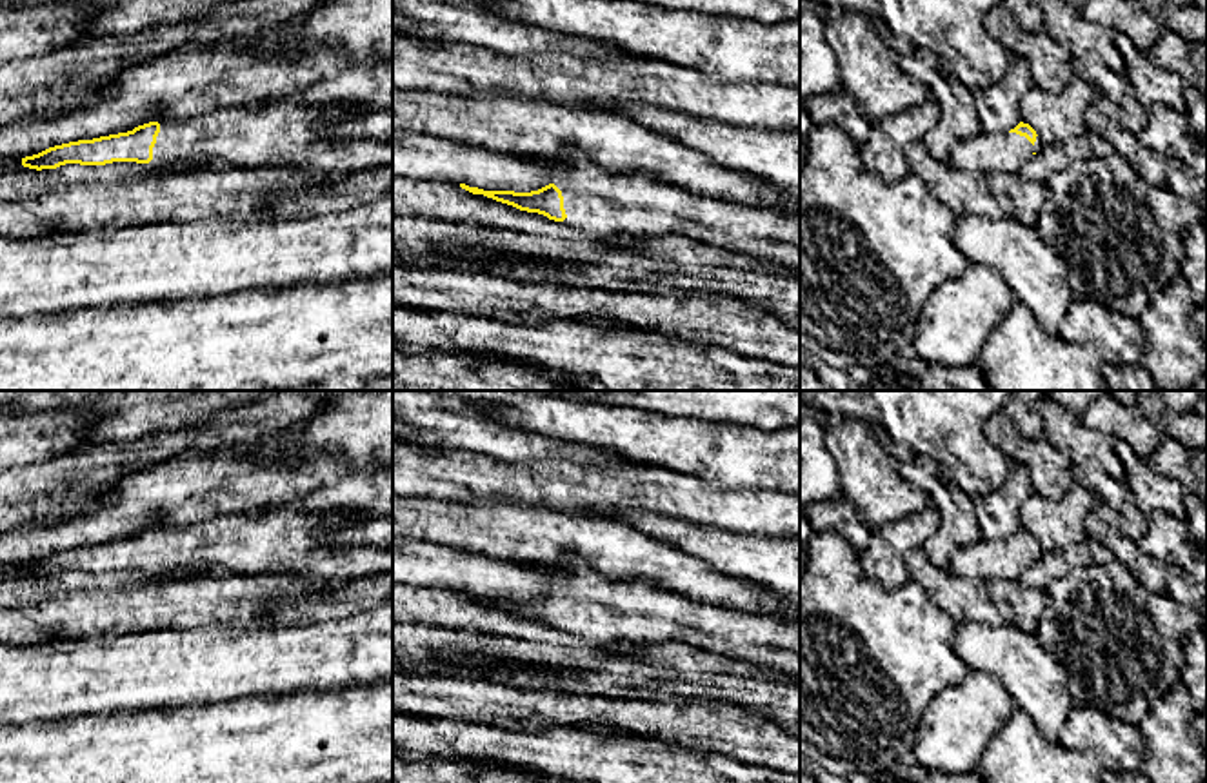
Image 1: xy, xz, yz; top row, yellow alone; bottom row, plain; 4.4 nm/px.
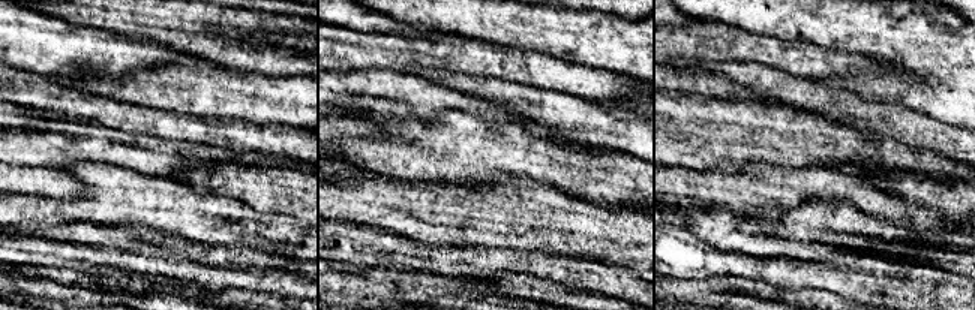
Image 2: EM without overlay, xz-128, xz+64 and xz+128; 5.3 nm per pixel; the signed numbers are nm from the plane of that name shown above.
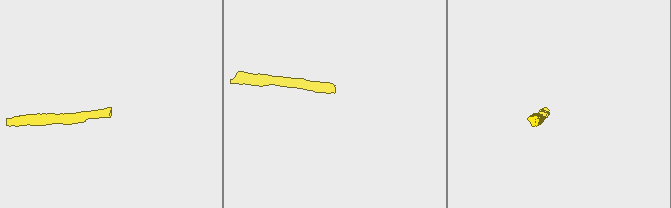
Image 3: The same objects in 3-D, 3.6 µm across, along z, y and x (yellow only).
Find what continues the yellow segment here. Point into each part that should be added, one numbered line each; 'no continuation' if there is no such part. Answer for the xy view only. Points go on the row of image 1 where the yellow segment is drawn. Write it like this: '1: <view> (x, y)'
1: xy (289, 135)

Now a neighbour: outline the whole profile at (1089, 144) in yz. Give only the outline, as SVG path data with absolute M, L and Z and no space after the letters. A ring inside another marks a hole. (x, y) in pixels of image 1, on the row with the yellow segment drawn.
M1091 131L1065 142L1065 145L1069 147L1072 160L1091 158L1091 156L1107 158L1114 153L1109 142L1105 142L1102 136Z

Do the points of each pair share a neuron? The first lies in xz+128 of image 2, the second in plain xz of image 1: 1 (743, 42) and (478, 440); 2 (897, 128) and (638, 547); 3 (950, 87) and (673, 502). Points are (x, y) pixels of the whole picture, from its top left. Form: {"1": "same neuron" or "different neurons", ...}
{"1": "different neurons", "2": "different neurons", "3": "different neurons"}

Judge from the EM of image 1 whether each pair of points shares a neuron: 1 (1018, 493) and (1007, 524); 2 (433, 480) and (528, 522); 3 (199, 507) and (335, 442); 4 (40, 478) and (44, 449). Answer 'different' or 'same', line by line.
1: same
2: different
3: different
4: different

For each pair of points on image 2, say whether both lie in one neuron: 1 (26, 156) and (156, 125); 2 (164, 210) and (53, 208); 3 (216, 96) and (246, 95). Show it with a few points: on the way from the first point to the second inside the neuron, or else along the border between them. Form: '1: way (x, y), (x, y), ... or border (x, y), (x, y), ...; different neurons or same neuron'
1: border (95, 122), (104, 126), (150, 134), (164, 140); different neurons
2: way (137, 208), (80, 208); same neuron
3: way (224, 95), (239, 95); same neuron

